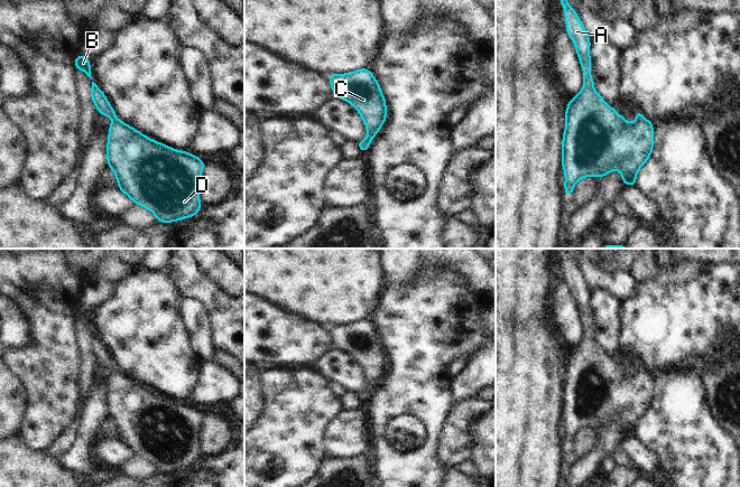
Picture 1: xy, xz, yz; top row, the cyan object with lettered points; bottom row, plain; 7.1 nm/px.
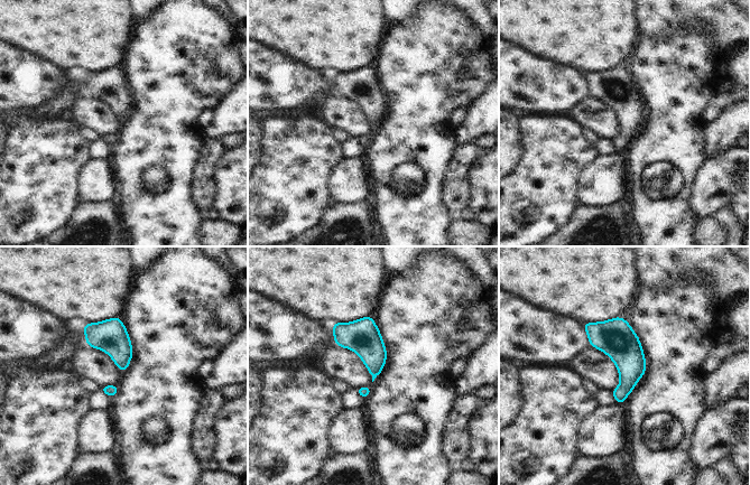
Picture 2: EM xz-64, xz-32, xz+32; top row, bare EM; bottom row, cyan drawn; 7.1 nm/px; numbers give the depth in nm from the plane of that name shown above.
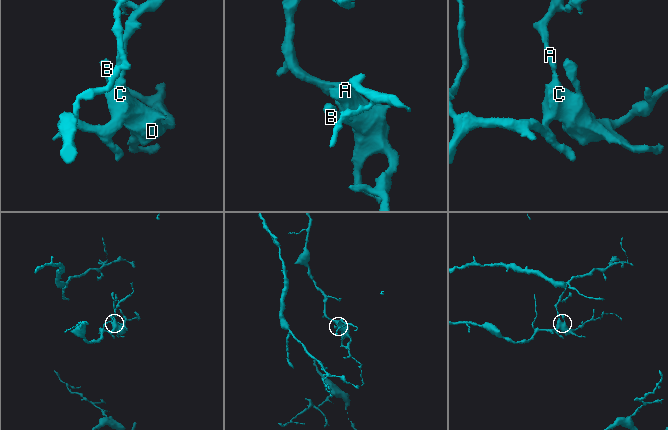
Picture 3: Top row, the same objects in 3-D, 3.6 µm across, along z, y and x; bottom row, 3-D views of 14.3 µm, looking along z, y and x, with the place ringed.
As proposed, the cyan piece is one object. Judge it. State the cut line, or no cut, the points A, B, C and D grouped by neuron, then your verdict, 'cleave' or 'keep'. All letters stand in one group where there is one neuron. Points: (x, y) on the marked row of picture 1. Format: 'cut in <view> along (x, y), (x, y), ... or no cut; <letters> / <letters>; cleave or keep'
no cut; A B C D; keep

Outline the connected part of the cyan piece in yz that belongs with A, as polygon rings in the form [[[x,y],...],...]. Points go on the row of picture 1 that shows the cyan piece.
[[[567,0],[558,2],[564,7],[565,30],[575,46],[583,71],[583,88],[571,99],[565,112],[566,125],[562,140],[561,161],[565,176],[564,194],[570,197],[575,184],[588,176],[604,177],[616,169],[619,170],[625,185],[635,187],[639,169],[648,161],[654,150],[653,122],[647,120],[640,111],[635,112],[637,120],[633,123],[628,122],[594,90],[594,81],[591,76],[592,59],[589,54],[591,47],[589,35]]]

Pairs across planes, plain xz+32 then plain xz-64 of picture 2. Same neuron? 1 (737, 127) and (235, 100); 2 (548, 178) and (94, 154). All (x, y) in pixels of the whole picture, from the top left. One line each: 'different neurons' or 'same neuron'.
1: same neuron
2: different neurons

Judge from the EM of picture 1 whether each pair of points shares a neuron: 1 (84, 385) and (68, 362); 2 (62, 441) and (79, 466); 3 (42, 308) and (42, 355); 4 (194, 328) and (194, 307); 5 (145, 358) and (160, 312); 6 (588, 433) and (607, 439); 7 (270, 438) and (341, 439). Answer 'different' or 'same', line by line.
1: different
2: different
3: same
4: same
5: same
6: different
7: different

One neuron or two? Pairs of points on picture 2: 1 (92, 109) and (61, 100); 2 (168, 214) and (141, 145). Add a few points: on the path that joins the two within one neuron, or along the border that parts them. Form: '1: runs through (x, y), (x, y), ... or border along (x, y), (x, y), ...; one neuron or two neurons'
1: border along (85, 93), (75, 100), (71, 109); two neurons
2: runs through (174, 195), (174, 170), (160, 157); one neuron

